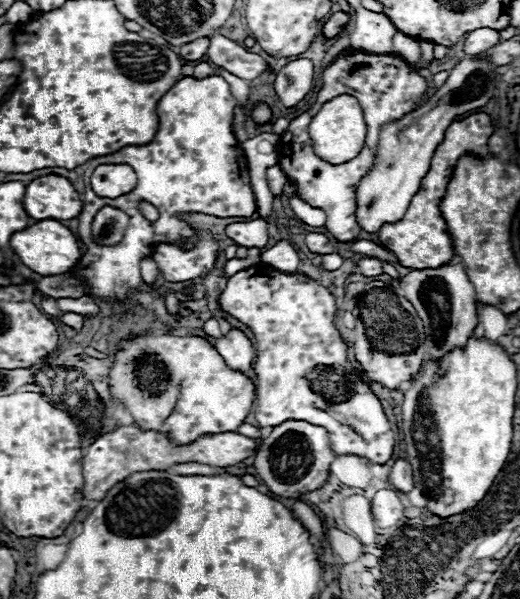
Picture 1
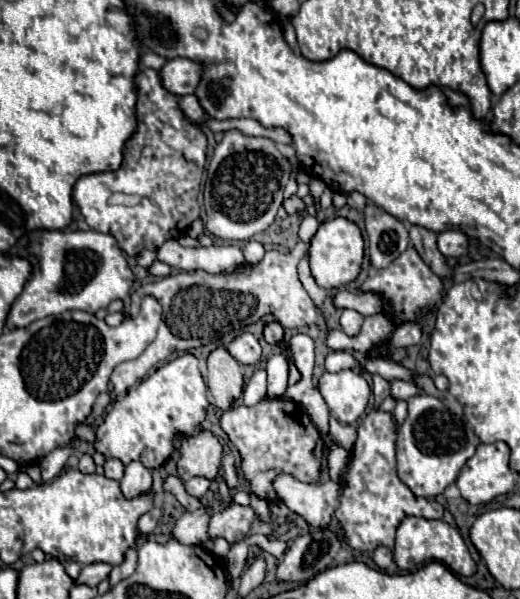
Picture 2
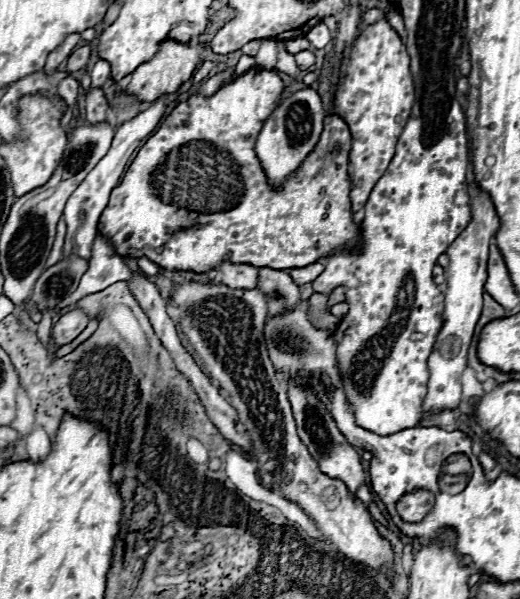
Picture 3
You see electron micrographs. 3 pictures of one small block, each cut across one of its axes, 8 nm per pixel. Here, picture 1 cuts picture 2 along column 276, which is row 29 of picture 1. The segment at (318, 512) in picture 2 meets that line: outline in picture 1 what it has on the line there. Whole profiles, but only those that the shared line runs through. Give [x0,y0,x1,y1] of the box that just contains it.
[464,28,500,56]

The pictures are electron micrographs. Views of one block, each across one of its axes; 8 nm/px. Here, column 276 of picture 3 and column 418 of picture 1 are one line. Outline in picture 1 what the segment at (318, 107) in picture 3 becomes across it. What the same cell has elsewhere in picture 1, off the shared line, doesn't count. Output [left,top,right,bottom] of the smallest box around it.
[356,60,496,232]

